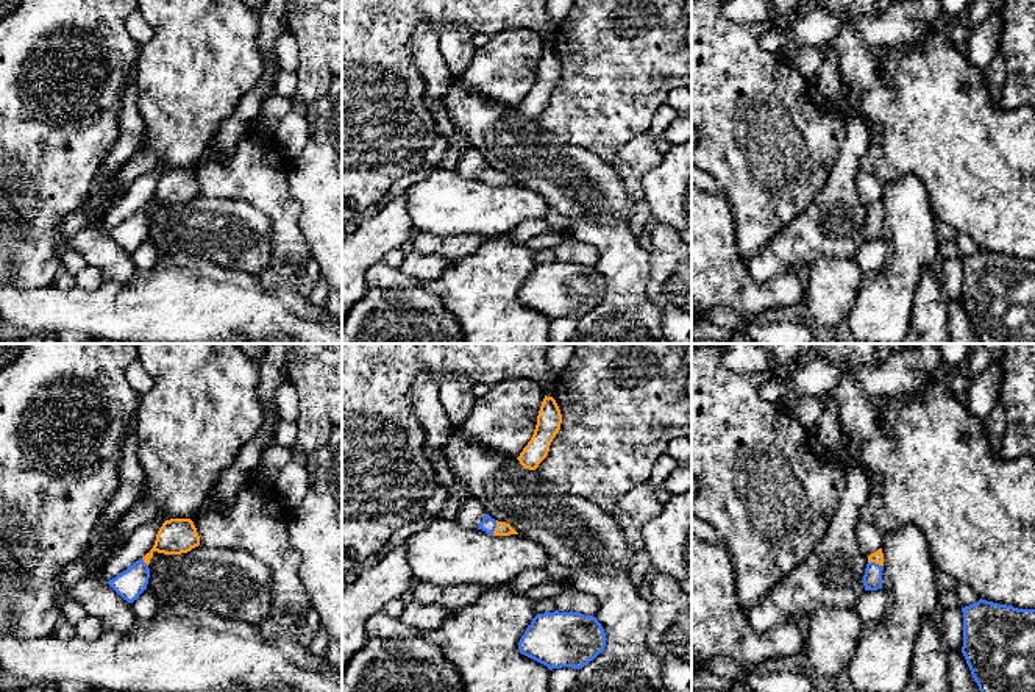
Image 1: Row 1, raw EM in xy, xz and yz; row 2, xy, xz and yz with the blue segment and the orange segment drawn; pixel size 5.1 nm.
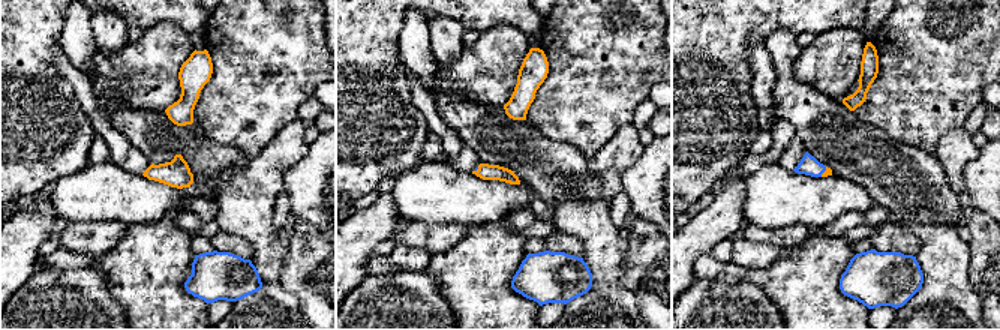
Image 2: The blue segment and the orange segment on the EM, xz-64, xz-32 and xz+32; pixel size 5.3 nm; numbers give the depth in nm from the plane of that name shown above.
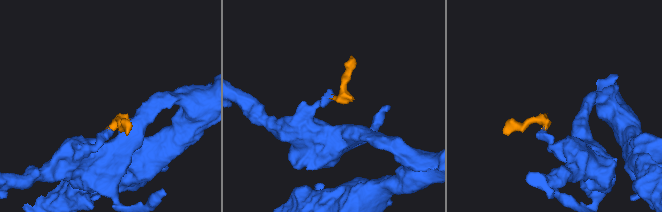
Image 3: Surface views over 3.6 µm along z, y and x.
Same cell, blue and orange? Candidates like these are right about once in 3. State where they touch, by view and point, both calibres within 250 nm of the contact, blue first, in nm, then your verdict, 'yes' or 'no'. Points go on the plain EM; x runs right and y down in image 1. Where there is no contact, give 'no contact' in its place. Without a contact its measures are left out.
meets blue in xz at (495, 177); 70 nm thick on the blue side, 70 nm on the other; yes

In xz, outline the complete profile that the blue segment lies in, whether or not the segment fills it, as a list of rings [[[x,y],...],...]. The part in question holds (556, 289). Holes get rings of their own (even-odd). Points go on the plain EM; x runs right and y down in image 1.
[[[581,262],[537,264],[518,292],[521,305],[546,316],[582,319],[606,297],[606,283],[593,266]]]

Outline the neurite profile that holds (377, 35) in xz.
[[[342,0],[342,222],[356,220],[365,209],[382,202],[393,183],[426,166],[426,153],[439,136],[436,120],[423,103],[426,86],[423,75],[415,66],[412,36],[415,30],[429,22],[437,34],[445,25],[467,25],[473,33],[496,34],[510,28],[531,28],[539,31],[553,31],[554,27],[546,14],[548,0]]]

